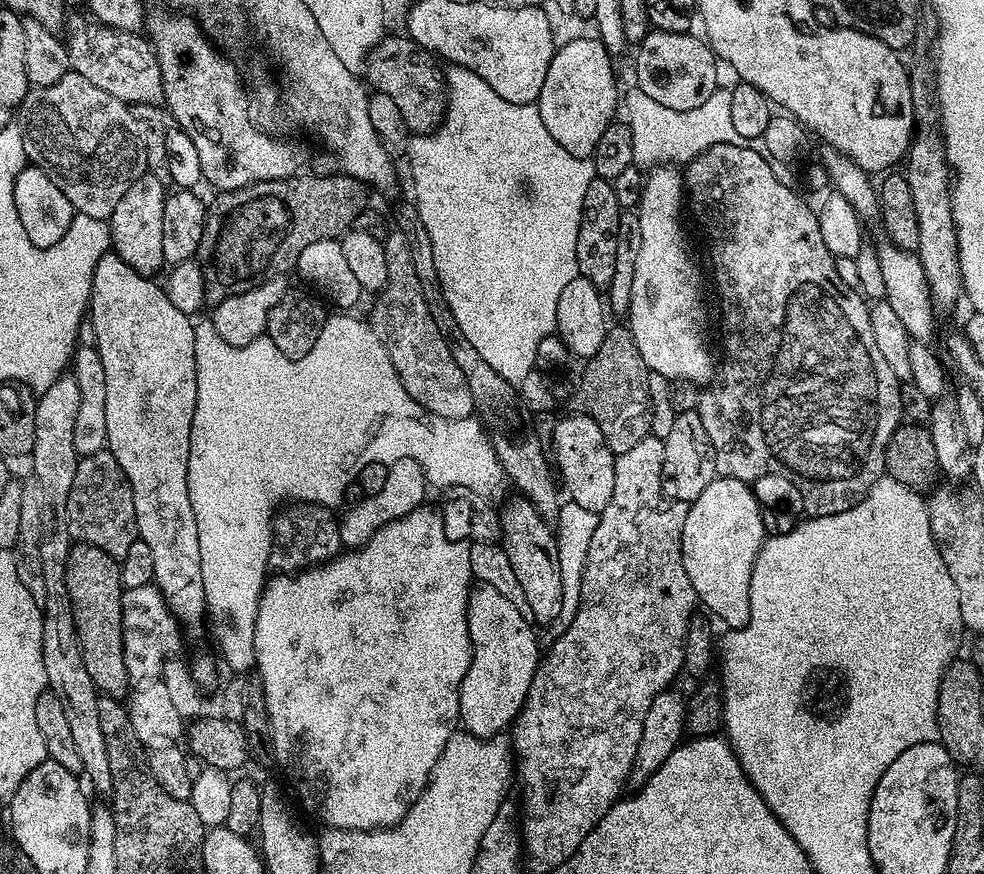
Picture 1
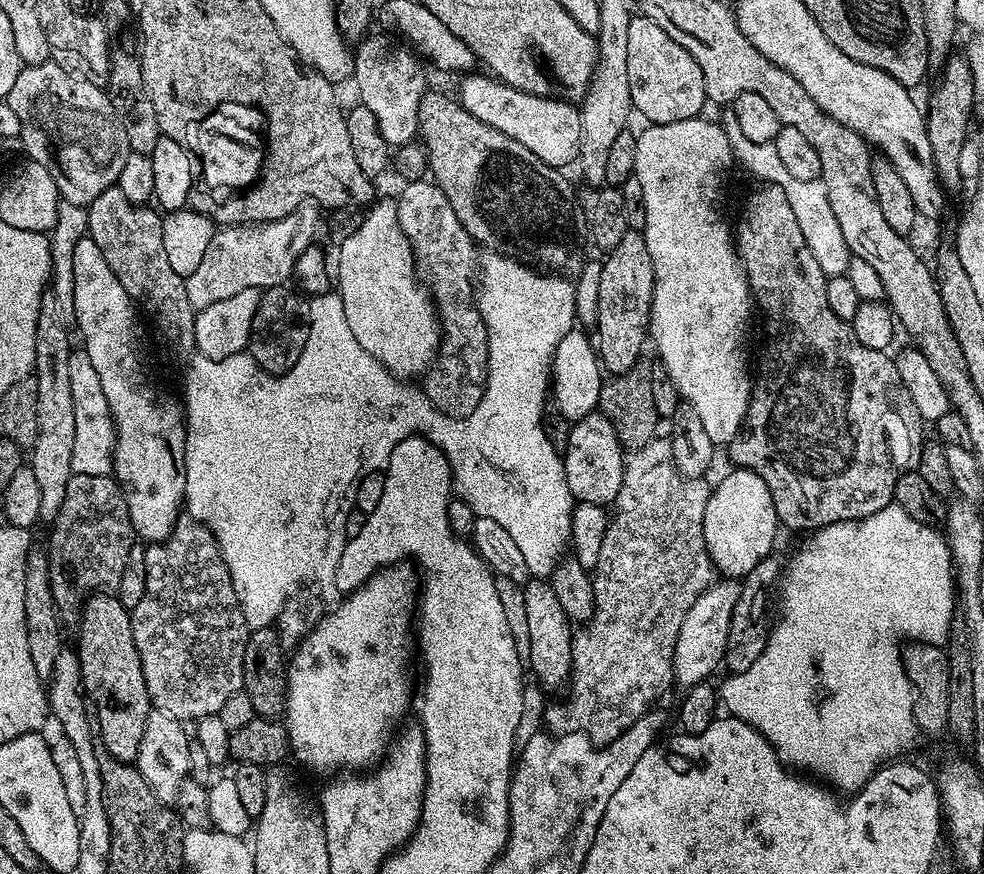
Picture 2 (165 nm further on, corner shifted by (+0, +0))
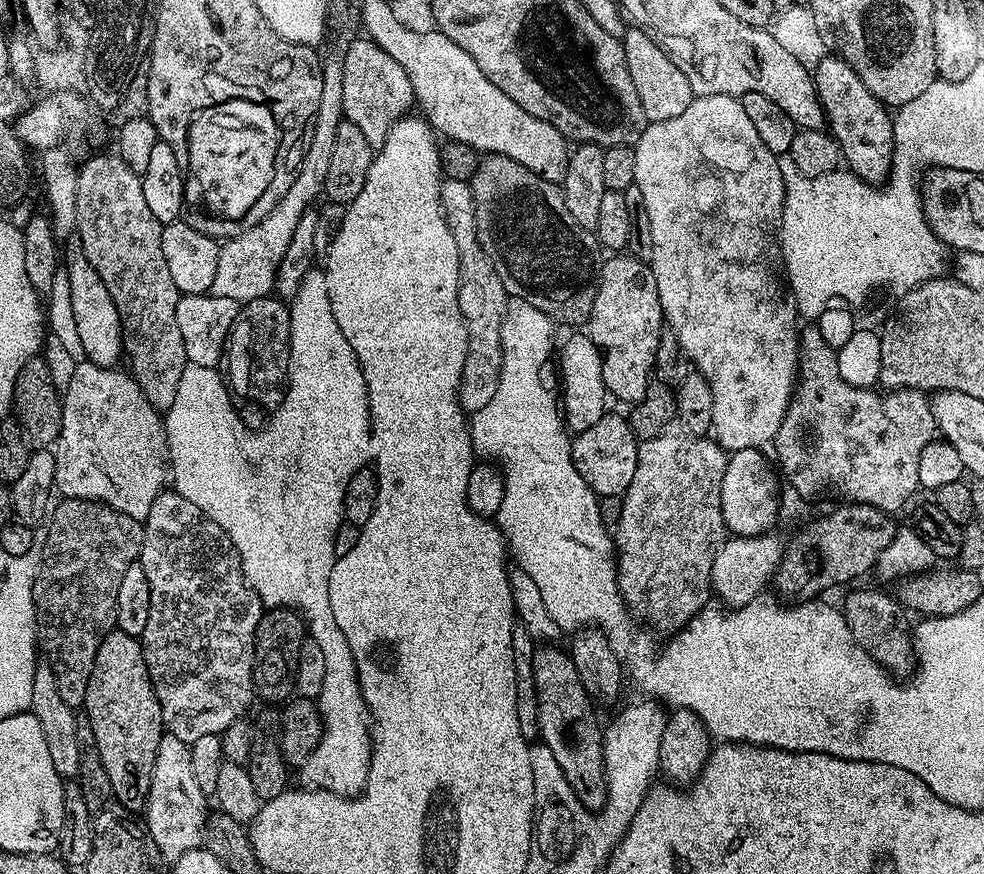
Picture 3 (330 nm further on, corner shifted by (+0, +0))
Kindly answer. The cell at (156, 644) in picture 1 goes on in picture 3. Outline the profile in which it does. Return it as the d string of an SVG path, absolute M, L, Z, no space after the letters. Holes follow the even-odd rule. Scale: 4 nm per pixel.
M175 490L160 492L158 498L154 498L154 506L150 506L150 514L142 523L144 525L144 541L138 563L142 566L142 570L146 570L146 582L150 582L150 618L146 618L146 630L138 639L144 651L146 666L156 691L156 697L160 703L165 729L191 746L198 738L220 736L234 721L241 719L247 713L245 711L249 708L252 700L255 701L256 695L252 678L253 646L256 642L257 626L263 616L264 607L261 599L245 580L245 574L241 568L241 558L237 554L234 542L230 542L230 538L224 533L222 526L218 526L218 522L214 522L205 512L198 510L198 506L194 506L194 502L190 502L190 498L182 498L182 494Z

